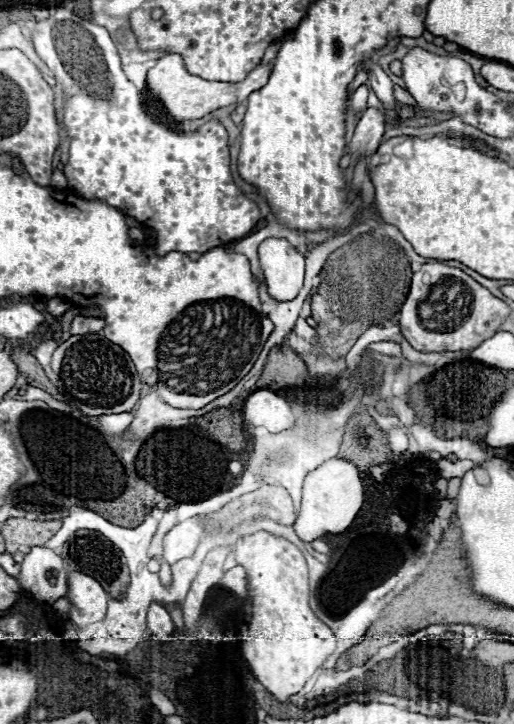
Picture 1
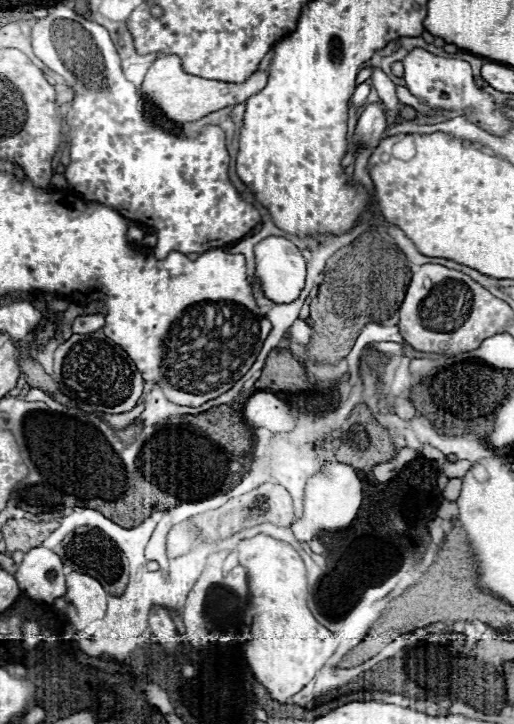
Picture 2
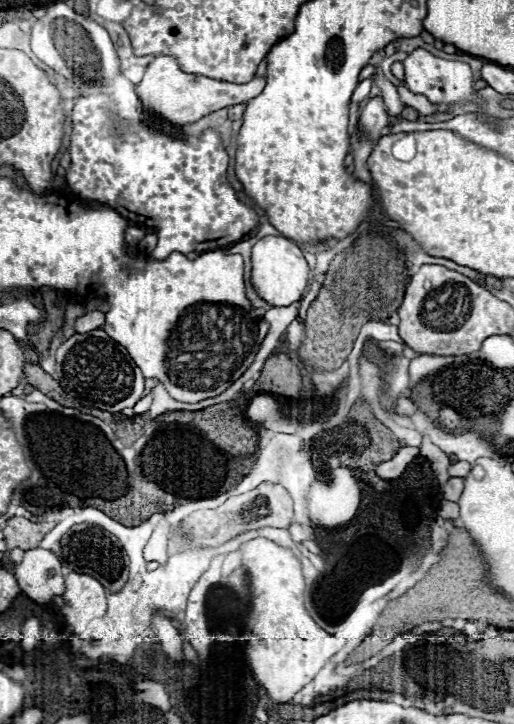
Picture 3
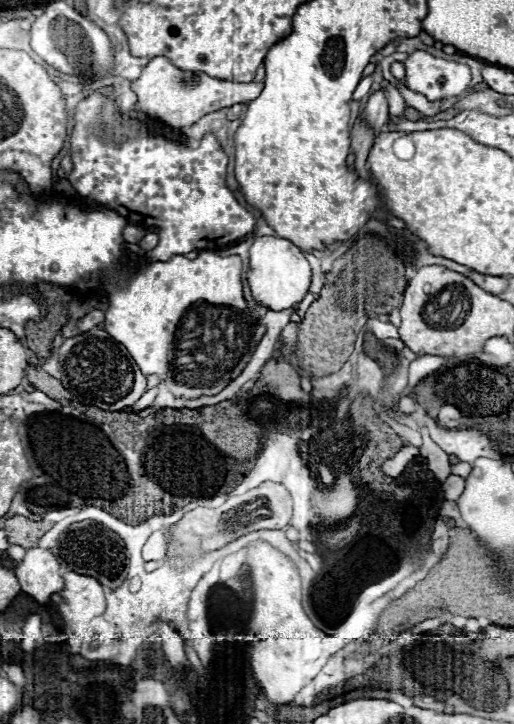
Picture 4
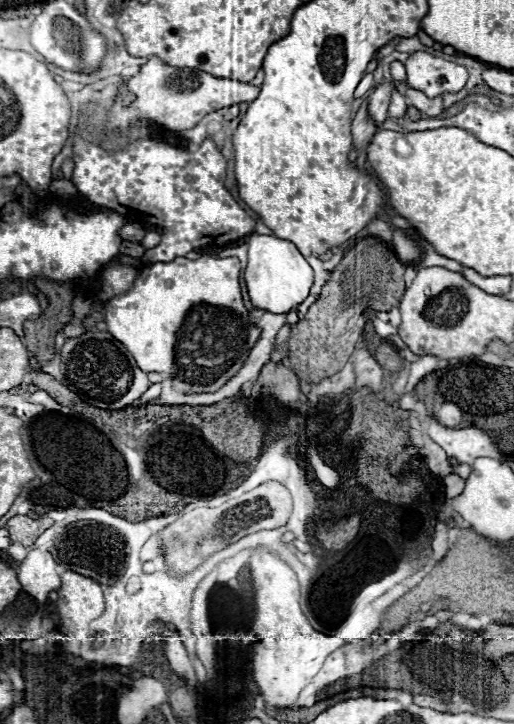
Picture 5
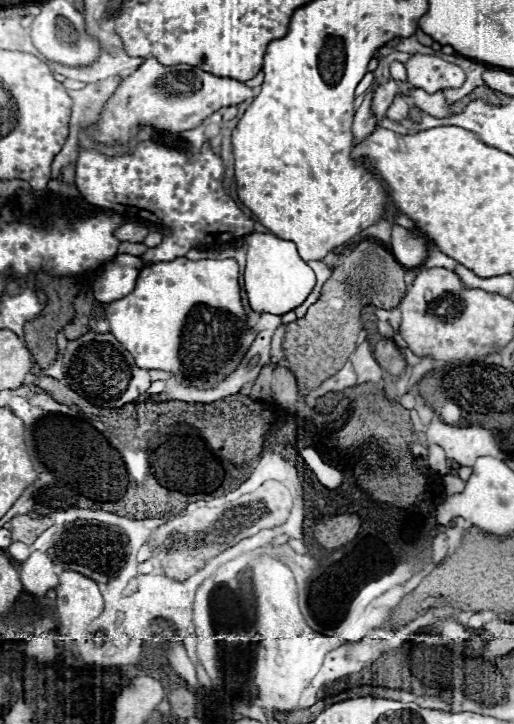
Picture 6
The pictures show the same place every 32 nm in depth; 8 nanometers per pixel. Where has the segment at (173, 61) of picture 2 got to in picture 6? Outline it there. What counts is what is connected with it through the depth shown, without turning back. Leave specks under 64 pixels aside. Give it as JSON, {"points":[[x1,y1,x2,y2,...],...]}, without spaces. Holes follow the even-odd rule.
{"points":[[148,58,132,76,120,82,116,94,102,112,100,124,88,128,88,134,100,144,126,144,142,124,168,132,192,130,222,106,234,106,254,96,256,88,250,88,244,82,218,78,194,66,162,66,156,58]]}

